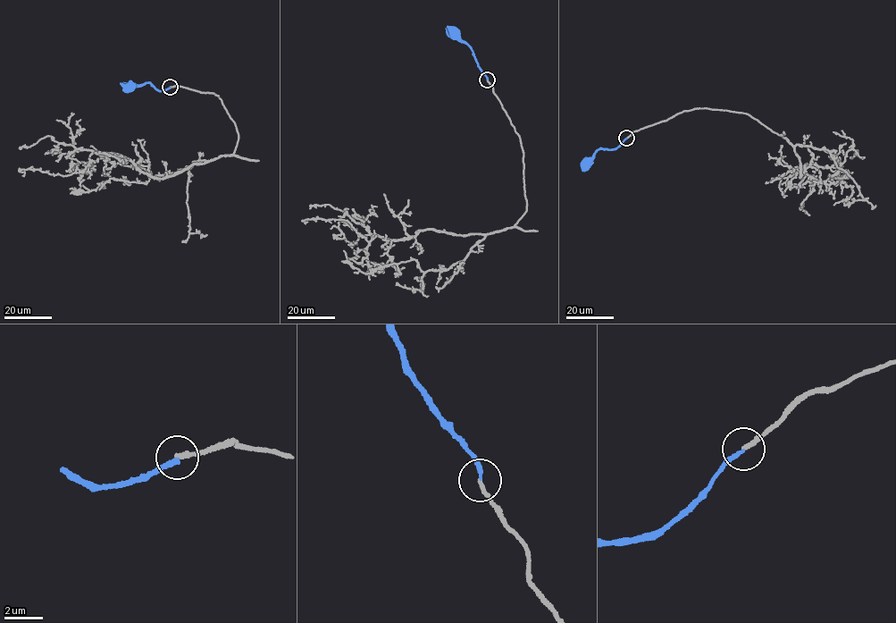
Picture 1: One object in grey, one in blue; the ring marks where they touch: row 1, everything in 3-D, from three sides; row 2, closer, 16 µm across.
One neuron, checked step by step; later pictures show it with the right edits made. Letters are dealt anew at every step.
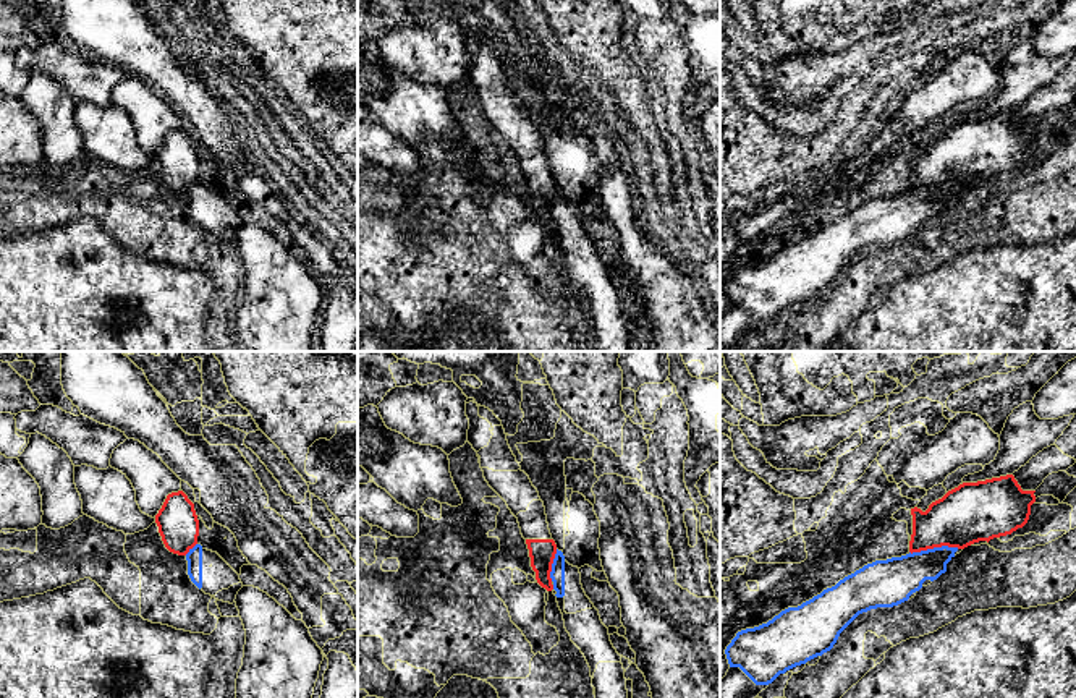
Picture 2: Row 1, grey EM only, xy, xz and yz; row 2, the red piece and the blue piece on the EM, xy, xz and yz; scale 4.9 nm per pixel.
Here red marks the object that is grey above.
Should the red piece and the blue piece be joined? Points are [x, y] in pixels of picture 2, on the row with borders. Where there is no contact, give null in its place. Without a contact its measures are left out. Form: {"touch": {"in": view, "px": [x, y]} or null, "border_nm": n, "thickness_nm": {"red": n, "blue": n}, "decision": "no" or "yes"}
{"touch": {"in": "yz", "px": [934, 546]}, "border_nm": 240, "thickness_nm": {"red": 300, "blue": 220}, "decision": "no"}

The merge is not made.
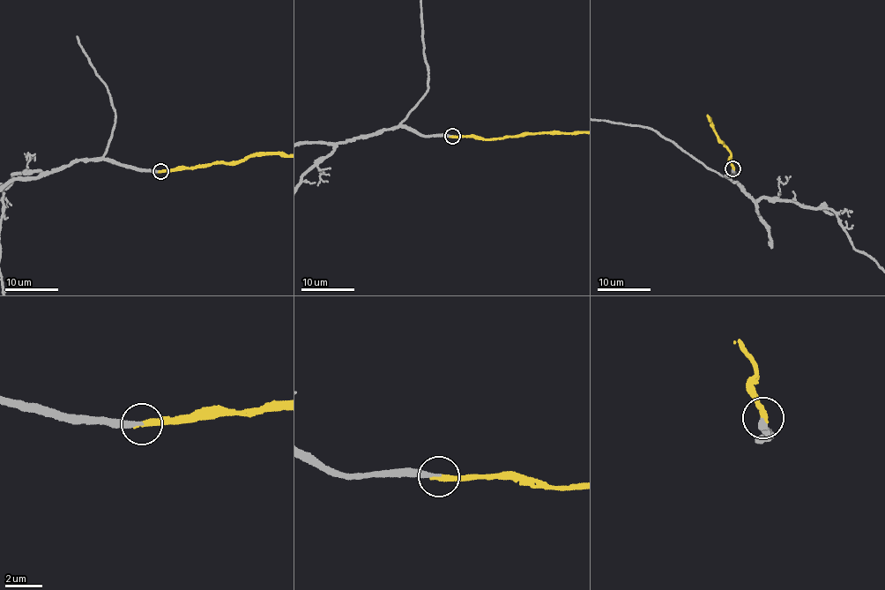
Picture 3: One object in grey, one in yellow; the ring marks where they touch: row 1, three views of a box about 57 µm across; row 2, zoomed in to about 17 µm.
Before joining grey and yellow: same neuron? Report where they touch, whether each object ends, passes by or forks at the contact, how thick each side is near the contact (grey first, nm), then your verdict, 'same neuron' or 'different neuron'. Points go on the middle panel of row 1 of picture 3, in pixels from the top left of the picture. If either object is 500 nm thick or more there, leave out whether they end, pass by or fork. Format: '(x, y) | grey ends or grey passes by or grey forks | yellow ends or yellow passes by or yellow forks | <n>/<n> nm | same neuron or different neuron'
(452, 136) | grey ends | yellow ends | 240/320 nm | same neuron

